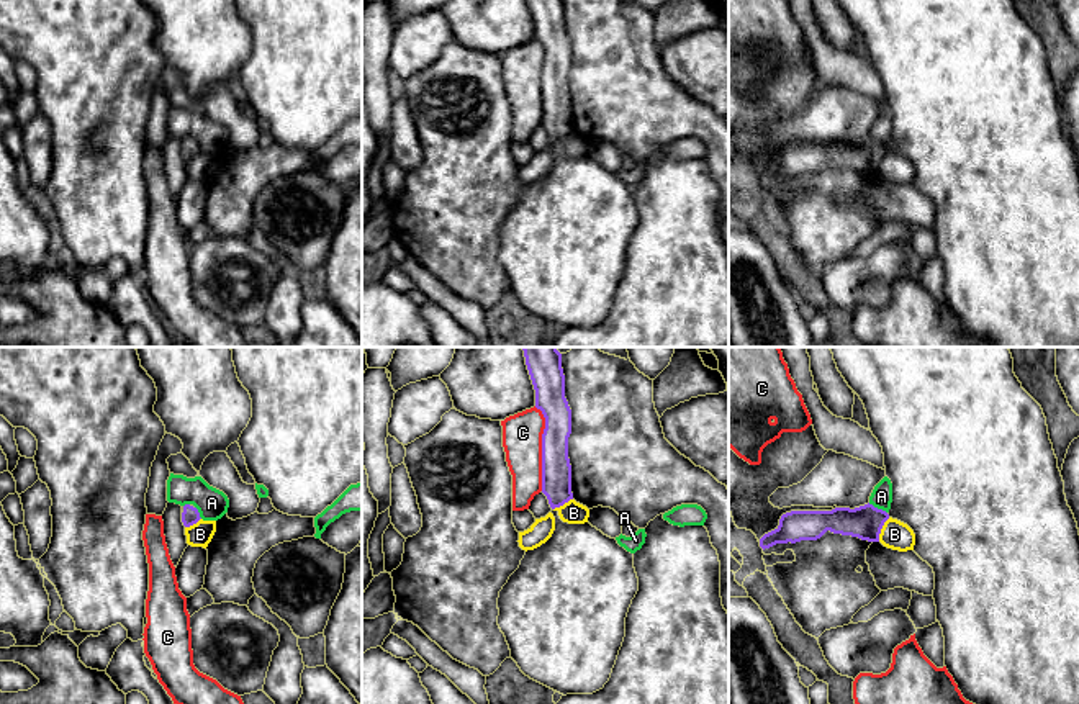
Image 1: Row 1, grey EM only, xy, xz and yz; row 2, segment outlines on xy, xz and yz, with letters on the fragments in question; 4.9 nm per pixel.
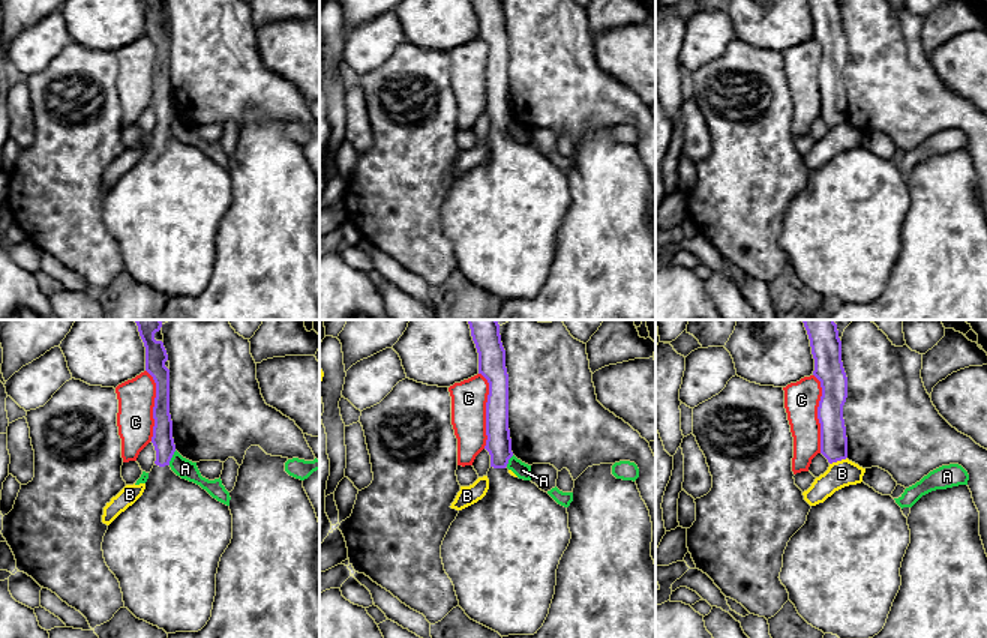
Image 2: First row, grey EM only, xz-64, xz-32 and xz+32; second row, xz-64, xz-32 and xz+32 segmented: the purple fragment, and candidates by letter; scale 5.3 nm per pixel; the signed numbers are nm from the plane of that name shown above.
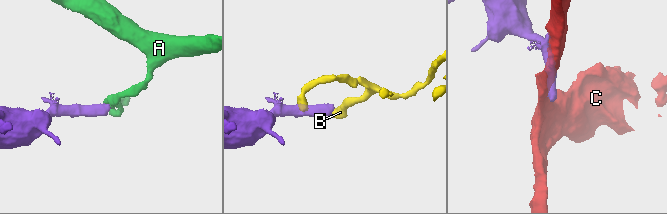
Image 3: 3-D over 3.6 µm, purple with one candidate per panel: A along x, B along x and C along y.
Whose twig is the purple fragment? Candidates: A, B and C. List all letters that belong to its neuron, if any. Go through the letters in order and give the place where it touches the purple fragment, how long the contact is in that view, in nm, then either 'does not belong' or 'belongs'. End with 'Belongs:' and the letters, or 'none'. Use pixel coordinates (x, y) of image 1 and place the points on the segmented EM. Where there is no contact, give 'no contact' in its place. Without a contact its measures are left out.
A: meets purple in yz at (876, 508); contact 110 nm long; does not belong
B: meets purple in yz at (881, 528); contact 130 nm long; does not belong
C: meets purple in xz at (542, 447); contact 420 nm long; does not belong
Belongs: none

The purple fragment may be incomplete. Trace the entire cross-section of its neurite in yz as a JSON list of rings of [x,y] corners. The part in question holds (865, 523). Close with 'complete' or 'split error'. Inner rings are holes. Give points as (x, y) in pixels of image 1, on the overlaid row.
[[[830,347],[830,350],[838,372],[863,401],[869,429],[883,447],[886,476],[892,483],[891,509],[886,512],[868,503],[855,509],[791,511],[781,516],[774,530],[760,539],[760,547],[765,550],[776,544],[817,540],[827,530],[879,542],[884,522],[889,517],[897,519],[914,530],[914,552],[933,568],[933,599],[945,637],[945,666],[963,697],[973,704],[1079,704],[1079,529],[1066,501],[1046,417],[1015,377],[1009,347]]] | split error

